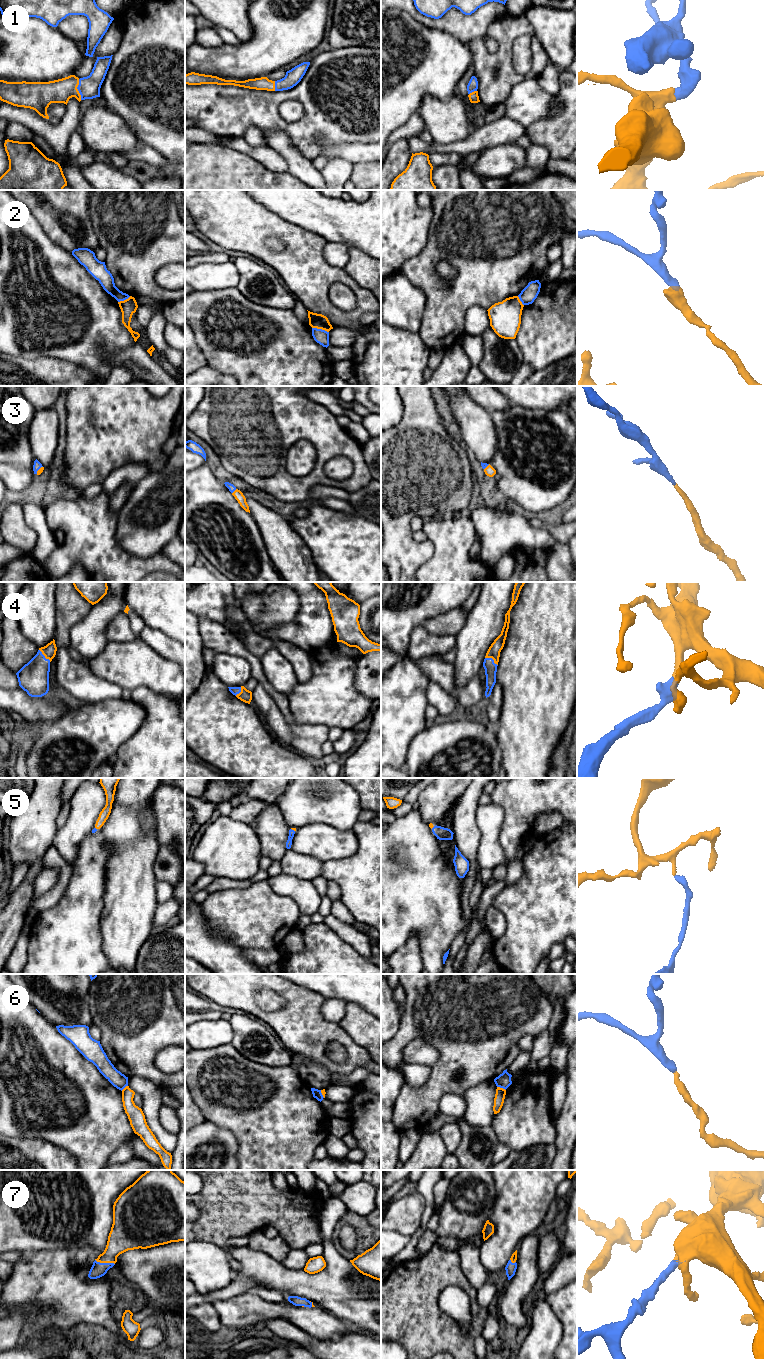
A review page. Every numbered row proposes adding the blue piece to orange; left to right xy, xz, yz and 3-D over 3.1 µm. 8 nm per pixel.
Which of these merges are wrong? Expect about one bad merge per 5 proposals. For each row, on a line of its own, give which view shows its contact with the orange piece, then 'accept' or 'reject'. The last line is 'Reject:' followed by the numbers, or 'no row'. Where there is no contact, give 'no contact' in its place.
1: contact in xy; accept
2: contact in xz; reject
3: contact in xz; accept
4: contact in yz; accept
5: contact in xz; accept
6: contact in yz; reject
7: contact in xy; accept
Reject: 2, 6

